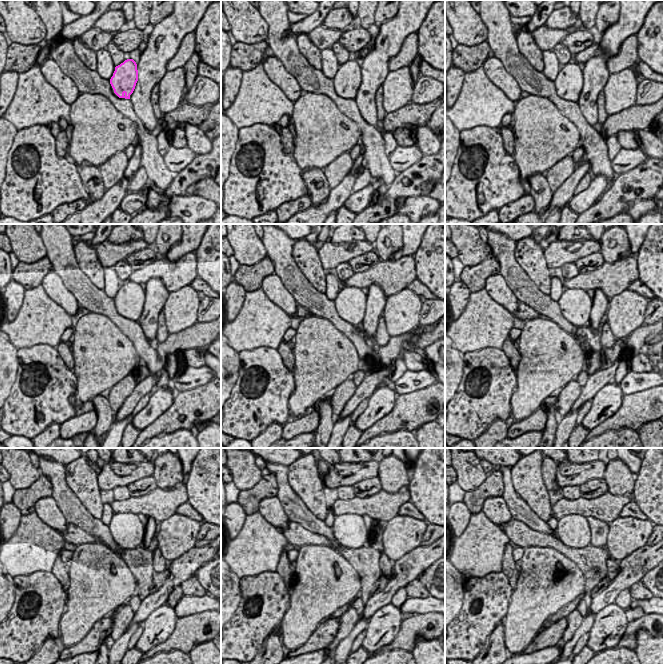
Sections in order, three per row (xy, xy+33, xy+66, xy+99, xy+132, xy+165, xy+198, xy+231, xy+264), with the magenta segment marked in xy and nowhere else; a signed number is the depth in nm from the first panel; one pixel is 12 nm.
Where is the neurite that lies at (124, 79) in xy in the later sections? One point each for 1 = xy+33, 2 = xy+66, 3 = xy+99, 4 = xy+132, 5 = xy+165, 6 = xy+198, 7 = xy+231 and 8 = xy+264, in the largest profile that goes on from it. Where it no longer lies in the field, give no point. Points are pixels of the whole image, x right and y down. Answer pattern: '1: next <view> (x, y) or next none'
1: next xy+33 (348, 79)
2: next xy+66 (573, 78)
3: next xy+99 (129, 304)
4: next xy+132 (352, 303)
5: next xy+165 (577, 306)
6: next xy+198 (128, 531)
7: next xy+231 (350, 531)
8: next xy+264 (574, 531)

